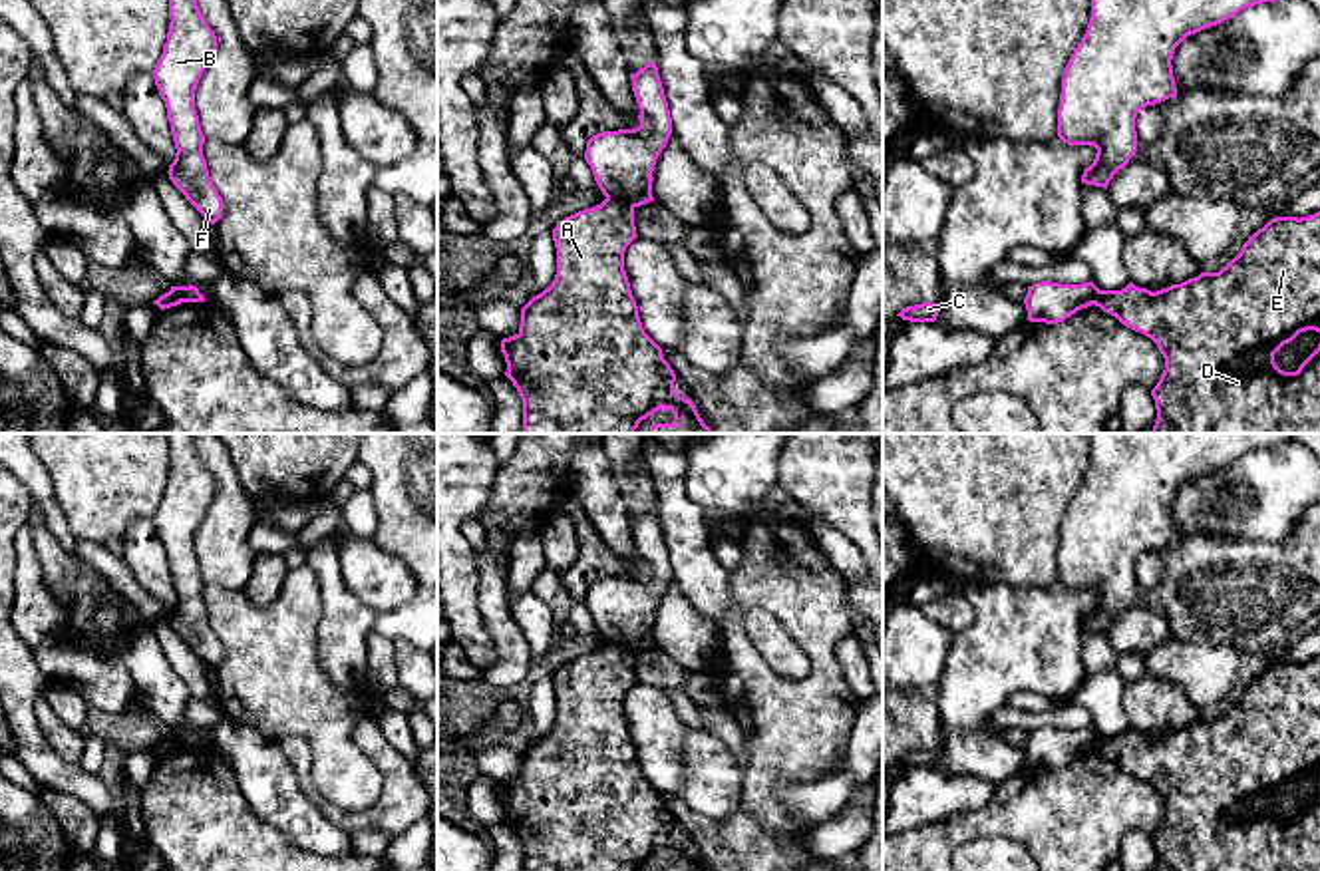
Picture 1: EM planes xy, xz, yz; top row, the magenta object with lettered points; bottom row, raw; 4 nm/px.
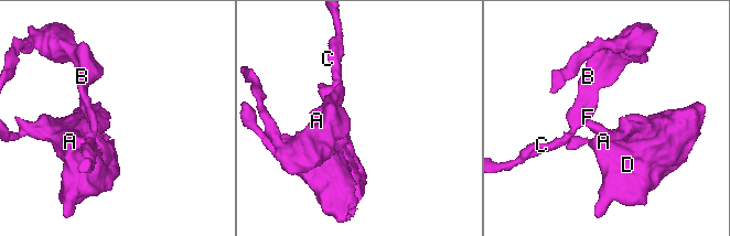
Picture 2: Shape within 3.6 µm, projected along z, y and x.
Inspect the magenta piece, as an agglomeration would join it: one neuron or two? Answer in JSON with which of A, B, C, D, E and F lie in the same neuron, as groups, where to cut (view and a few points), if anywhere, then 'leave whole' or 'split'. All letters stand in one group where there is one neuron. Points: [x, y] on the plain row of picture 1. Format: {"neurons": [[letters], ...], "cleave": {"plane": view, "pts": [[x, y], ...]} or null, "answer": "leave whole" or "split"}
{"neurons": [["A", "D", "E"], ["B", "C", "F"]], "cleave": {"plane": "xz", "pts": [[607, 643], [617, 643], [633, 653]]}, "answer": "split"}

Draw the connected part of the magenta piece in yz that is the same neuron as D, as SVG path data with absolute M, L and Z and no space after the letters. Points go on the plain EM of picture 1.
M1320 656L1270 664L1219 718L1201 718L1157 738L1133 728L1121 736L1099 736L1095 752L1151 784L1163 799L1165 815L1151 835L1155 871L1320 871L1320 789L1296 817L1274 807L1274 799L1300 778L1320 778Z

